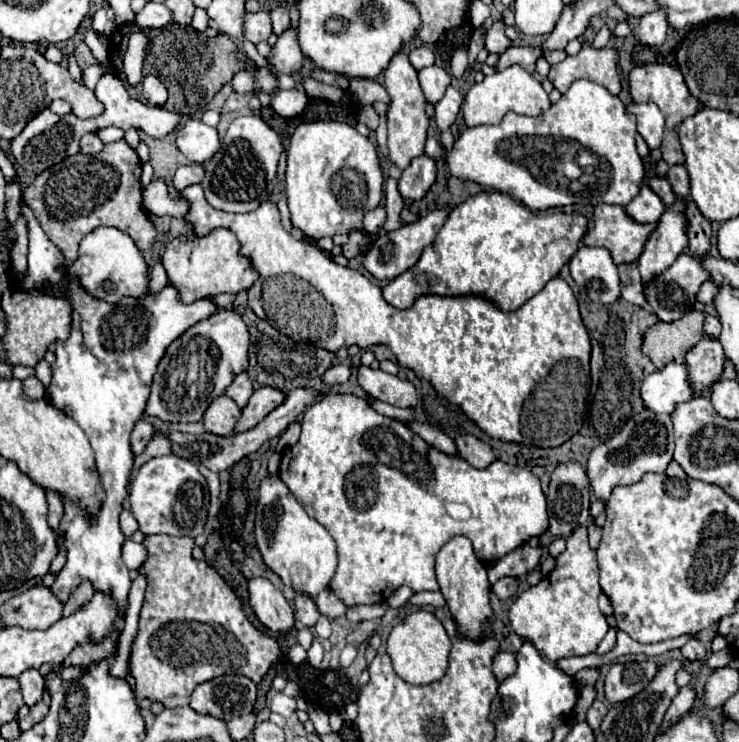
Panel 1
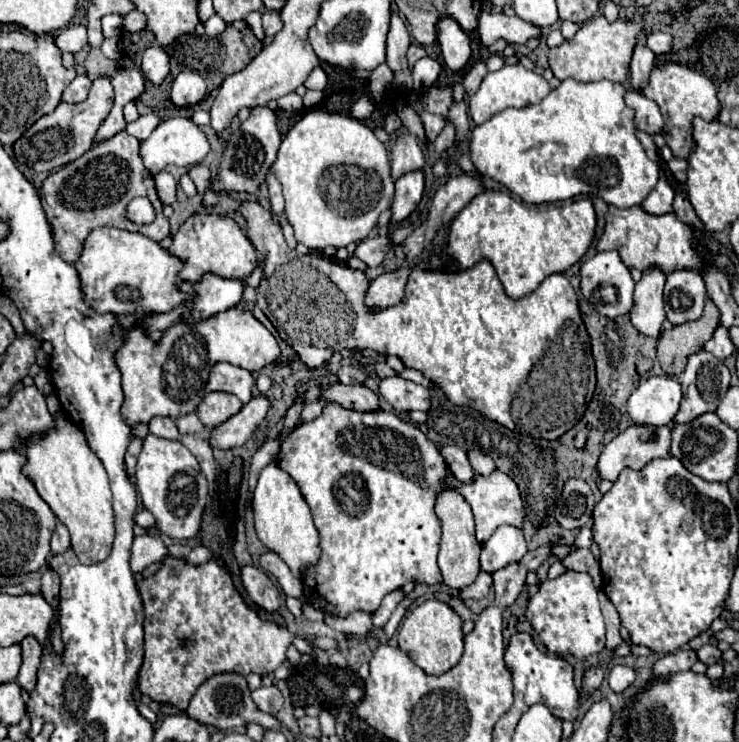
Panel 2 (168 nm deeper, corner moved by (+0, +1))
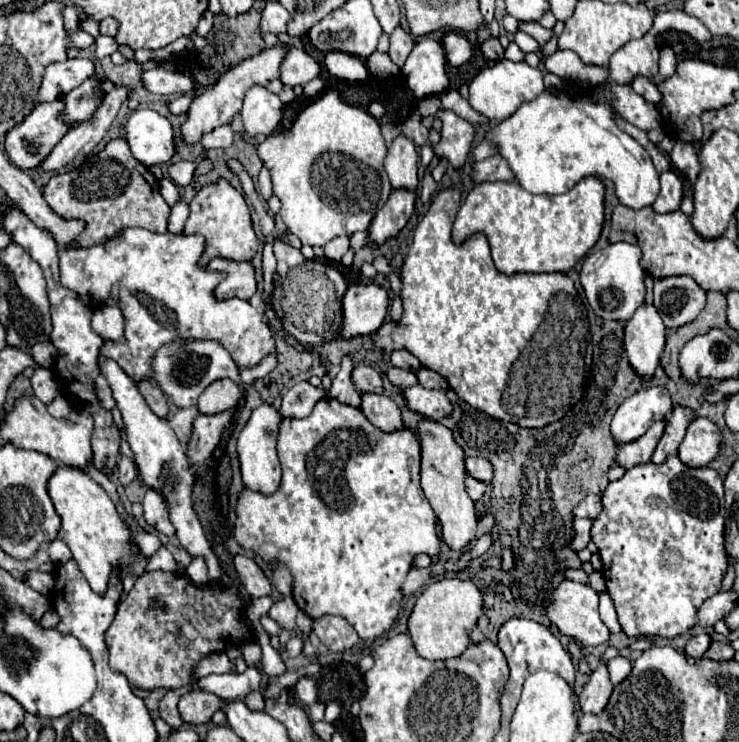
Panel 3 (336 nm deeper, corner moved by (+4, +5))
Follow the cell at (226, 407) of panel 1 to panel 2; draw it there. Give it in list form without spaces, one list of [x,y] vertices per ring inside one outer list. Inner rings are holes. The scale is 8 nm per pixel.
[[[211,392],[197,406],[197,414],[199,414],[199,420],[205,424],[205,428],[215,428],[221,422],[229,420],[233,414],[237,414],[241,406],[243,404],[235,394]]]

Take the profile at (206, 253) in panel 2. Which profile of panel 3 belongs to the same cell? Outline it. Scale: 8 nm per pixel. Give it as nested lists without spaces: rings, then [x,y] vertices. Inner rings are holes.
[[[223,178],[215,184],[203,186],[189,204],[189,218],[183,234],[199,234],[205,238],[205,250],[199,258],[199,266],[207,266],[213,258],[227,258],[233,262],[249,262],[257,254],[257,236],[251,226],[249,208],[245,198]]]

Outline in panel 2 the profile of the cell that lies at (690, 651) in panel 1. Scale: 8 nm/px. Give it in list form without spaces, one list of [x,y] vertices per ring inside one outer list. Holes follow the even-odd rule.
[[[705,644],[705,646],[701,646],[701,648],[697,650],[699,660],[701,660],[703,664],[707,664],[707,666],[721,662],[721,654],[723,654],[723,652],[721,652],[717,646],[713,646],[713,644]]]

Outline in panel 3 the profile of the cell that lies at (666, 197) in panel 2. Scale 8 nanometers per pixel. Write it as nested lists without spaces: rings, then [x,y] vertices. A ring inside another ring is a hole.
[[[667,170],[661,174],[661,192],[651,208],[655,212],[673,212],[679,208],[681,196],[683,196],[683,188],[679,176],[673,170]]]

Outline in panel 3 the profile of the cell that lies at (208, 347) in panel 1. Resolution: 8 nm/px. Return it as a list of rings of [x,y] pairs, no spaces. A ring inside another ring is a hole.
[[[123,228],[119,234],[109,238],[99,246],[89,248],[71,248],[59,252],[61,264],[61,284],[79,296],[89,296],[93,302],[103,306],[119,306],[125,316],[125,338],[123,342],[107,340],[101,346],[101,356],[115,360],[123,372],[139,384],[141,380],[153,380],[151,362],[155,352],[171,342],[177,340],[215,340],[219,342],[235,360],[239,368],[255,368],[263,362],[263,358],[277,352],[273,332],[269,324],[263,320],[263,314],[253,308],[247,300],[229,298],[217,302],[213,296],[215,286],[221,282],[223,274],[209,272],[207,268],[199,266],[197,260],[203,254],[205,240],[201,236],[185,236],[185,234],[155,234],[145,228]]]

